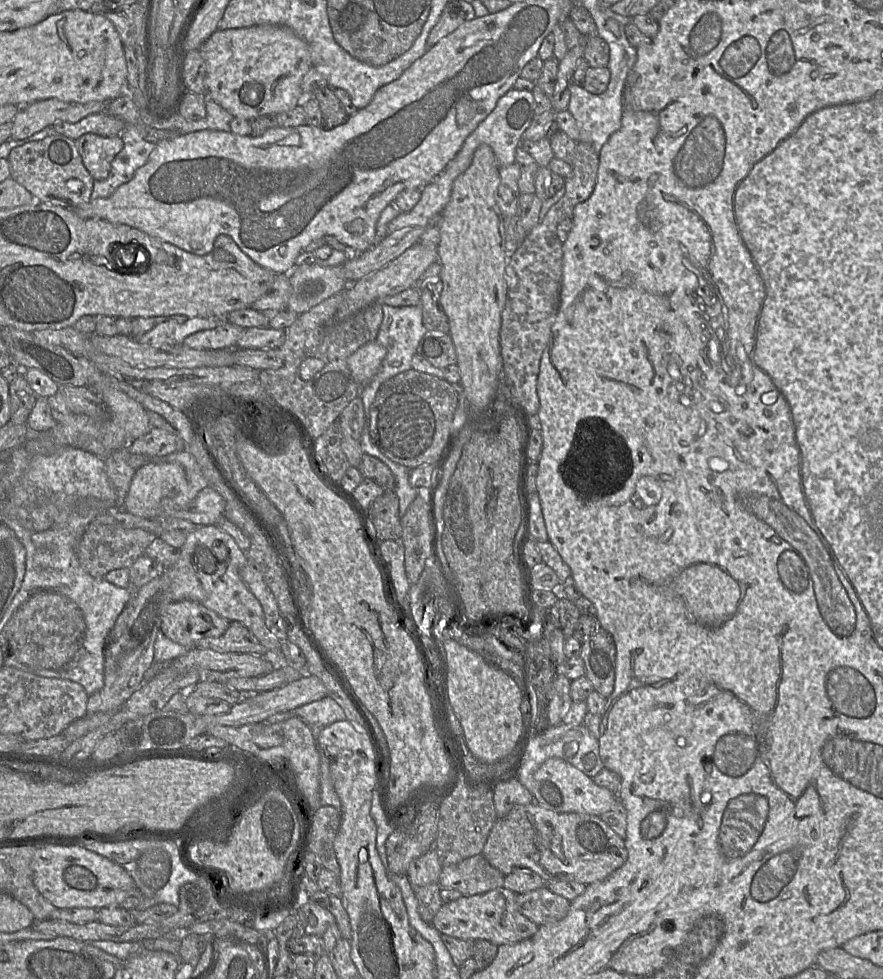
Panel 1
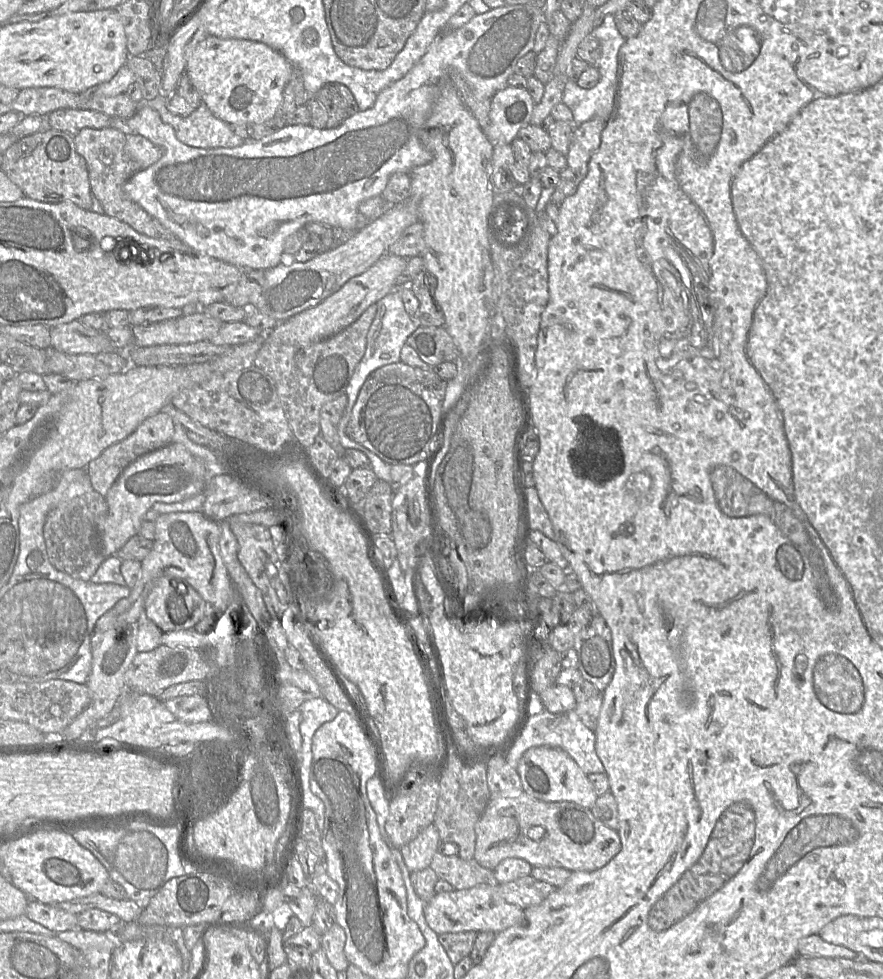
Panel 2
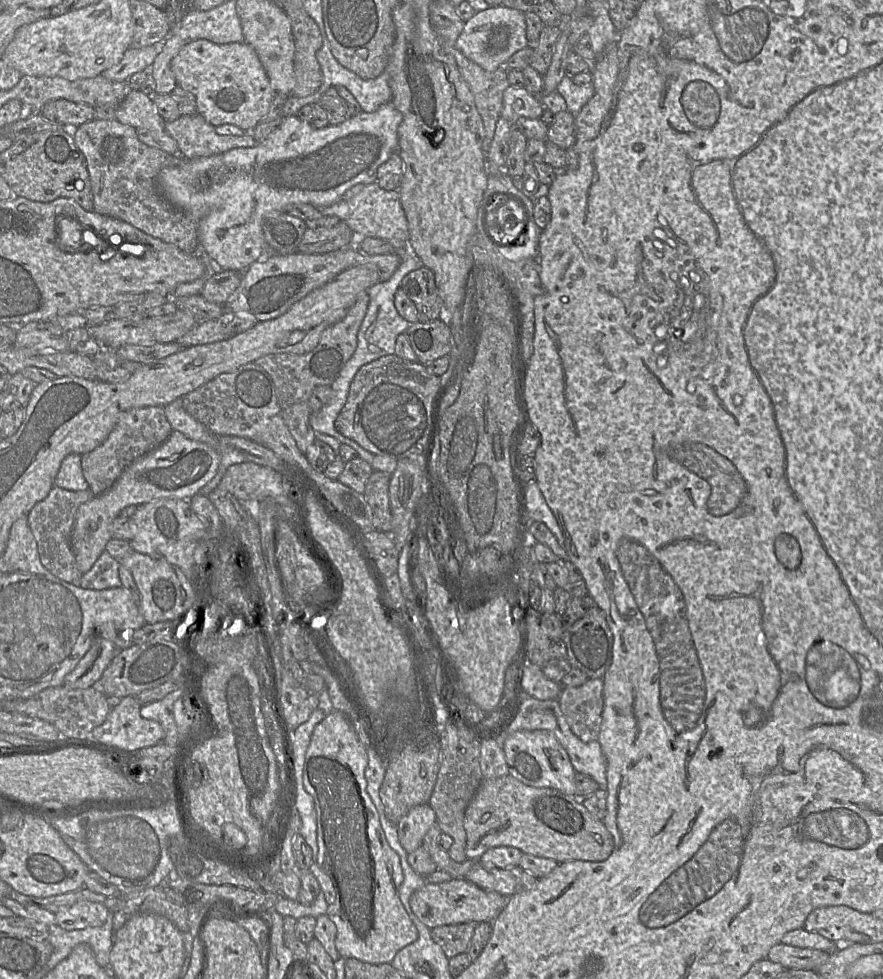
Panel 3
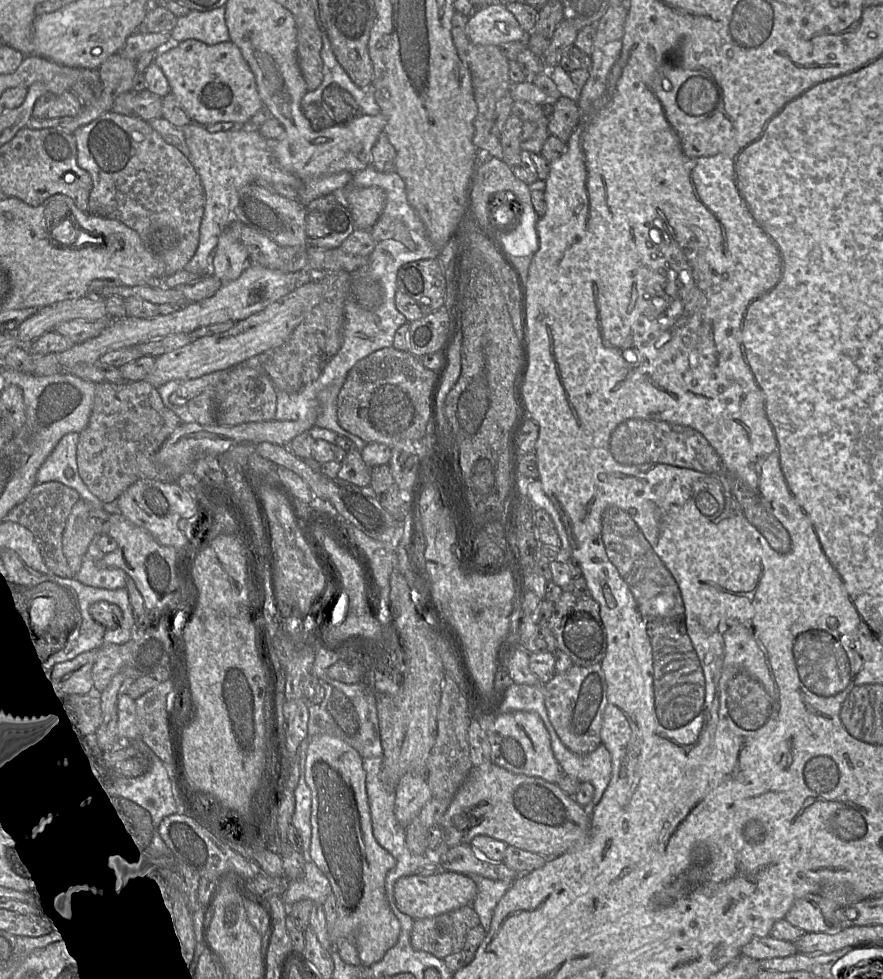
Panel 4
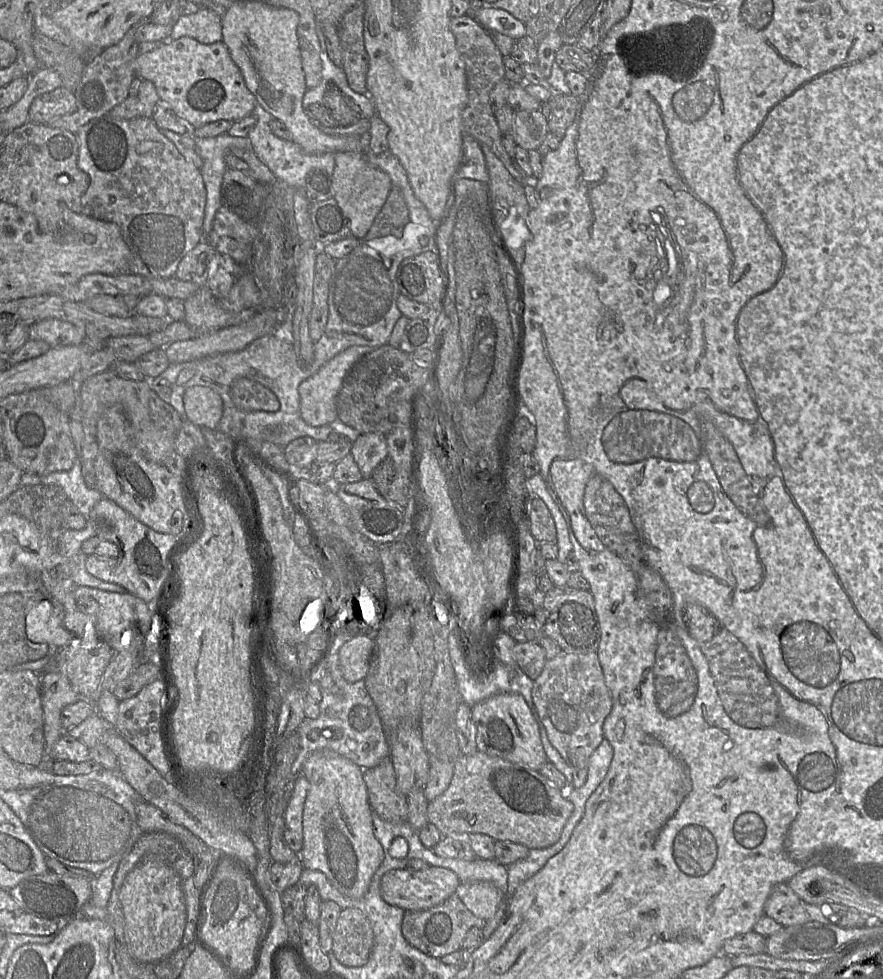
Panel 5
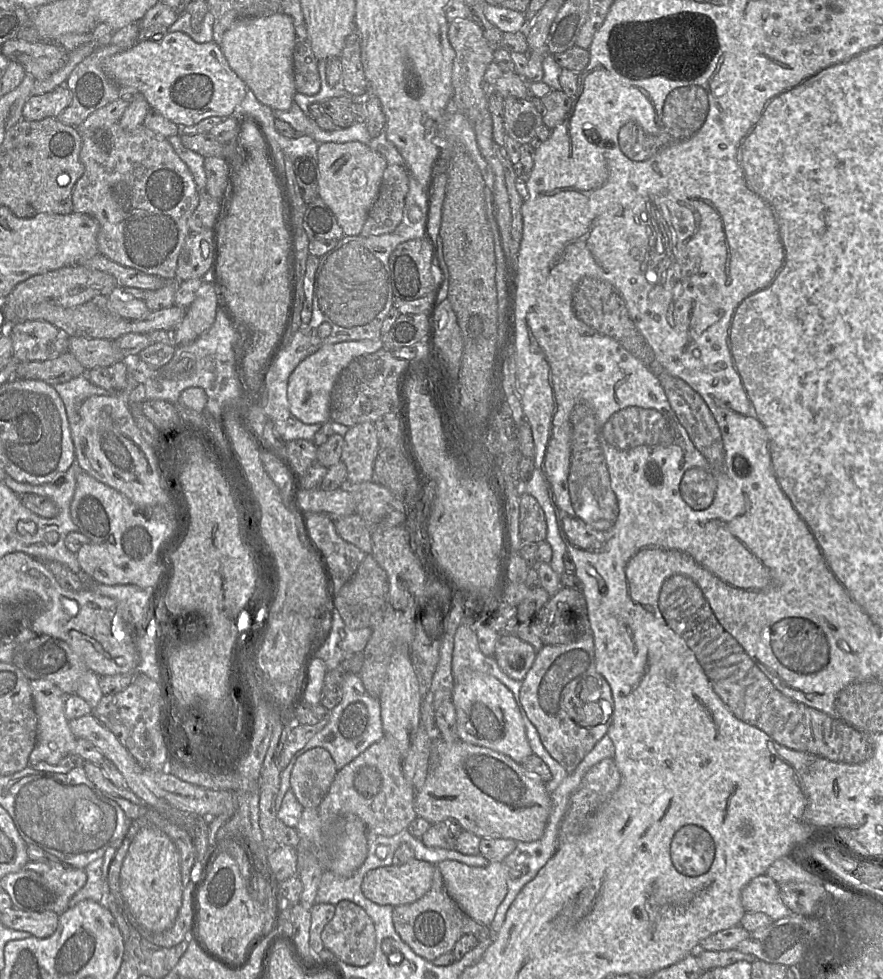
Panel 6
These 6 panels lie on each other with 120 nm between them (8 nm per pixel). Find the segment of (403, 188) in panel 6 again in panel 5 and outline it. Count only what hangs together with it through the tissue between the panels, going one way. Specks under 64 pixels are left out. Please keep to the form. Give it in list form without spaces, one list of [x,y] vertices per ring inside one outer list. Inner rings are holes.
[[[393,186],[363,240],[368,241],[386,236],[401,238],[408,222],[409,212],[404,197],[398,188]]]

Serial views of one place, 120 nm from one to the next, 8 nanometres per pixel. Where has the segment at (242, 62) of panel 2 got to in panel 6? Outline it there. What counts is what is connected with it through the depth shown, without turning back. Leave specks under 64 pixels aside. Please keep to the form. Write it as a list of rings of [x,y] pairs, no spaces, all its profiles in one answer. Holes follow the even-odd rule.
[[[169,32],[158,41],[138,41],[132,47],[106,58],[102,69],[119,87],[133,87],[145,97],[150,107],[177,125],[191,126],[201,120],[219,116],[233,116],[243,101],[248,87],[230,67],[219,44],[197,43],[184,32]]]

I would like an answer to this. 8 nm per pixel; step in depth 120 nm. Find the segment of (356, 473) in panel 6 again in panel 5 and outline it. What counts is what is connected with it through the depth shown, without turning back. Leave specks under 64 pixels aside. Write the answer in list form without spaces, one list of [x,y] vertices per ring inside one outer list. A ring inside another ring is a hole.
[[[379,432],[360,434],[352,442],[353,456],[364,478],[371,478],[373,470],[388,457],[386,435]]]

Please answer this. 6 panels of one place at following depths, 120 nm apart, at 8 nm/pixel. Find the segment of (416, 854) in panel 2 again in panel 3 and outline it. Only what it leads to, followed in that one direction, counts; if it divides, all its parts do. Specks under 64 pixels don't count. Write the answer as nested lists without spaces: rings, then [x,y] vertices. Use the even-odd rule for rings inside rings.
[[[428,803],[411,808],[399,820],[398,837],[407,853],[413,852],[422,845],[425,834],[435,822],[435,812]]]

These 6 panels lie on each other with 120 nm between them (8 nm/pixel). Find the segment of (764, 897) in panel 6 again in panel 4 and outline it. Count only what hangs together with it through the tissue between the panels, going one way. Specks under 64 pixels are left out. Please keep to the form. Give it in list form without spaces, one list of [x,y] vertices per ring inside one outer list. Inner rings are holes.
[[[806,897],[795,900],[784,919],[804,932],[834,934],[844,928],[825,919],[818,904]]]

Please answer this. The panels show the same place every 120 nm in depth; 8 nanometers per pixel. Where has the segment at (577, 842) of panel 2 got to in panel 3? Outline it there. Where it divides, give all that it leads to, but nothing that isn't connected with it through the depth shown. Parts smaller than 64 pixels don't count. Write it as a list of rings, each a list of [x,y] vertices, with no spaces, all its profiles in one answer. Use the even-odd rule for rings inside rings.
[[[510,774],[483,779],[465,811],[464,828],[467,835],[465,853],[471,860],[479,860],[490,848],[510,846],[518,848],[523,853],[553,859],[558,863],[572,860],[601,862],[606,860],[614,849],[612,834],[602,820],[597,819],[586,809],[582,799],[553,788],[528,786]]]

